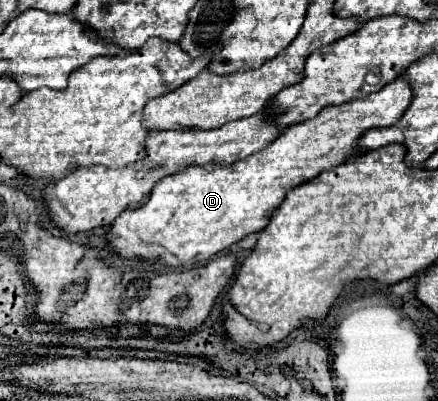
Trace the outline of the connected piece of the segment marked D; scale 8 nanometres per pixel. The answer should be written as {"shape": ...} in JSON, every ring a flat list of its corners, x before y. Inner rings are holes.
{"shape":[[398,75,366,99,324,107,314,119,288,127,274,143,246,159,232,165,214,165,212,169,188,165,162,179,146,205,124,211,114,221,110,235,116,239,108,239,108,247,120,257,152,259,174,269,204,263,246,235,262,231,290,189,354,157,354,147,368,129,398,123,412,97,414,89,408,79]]}

